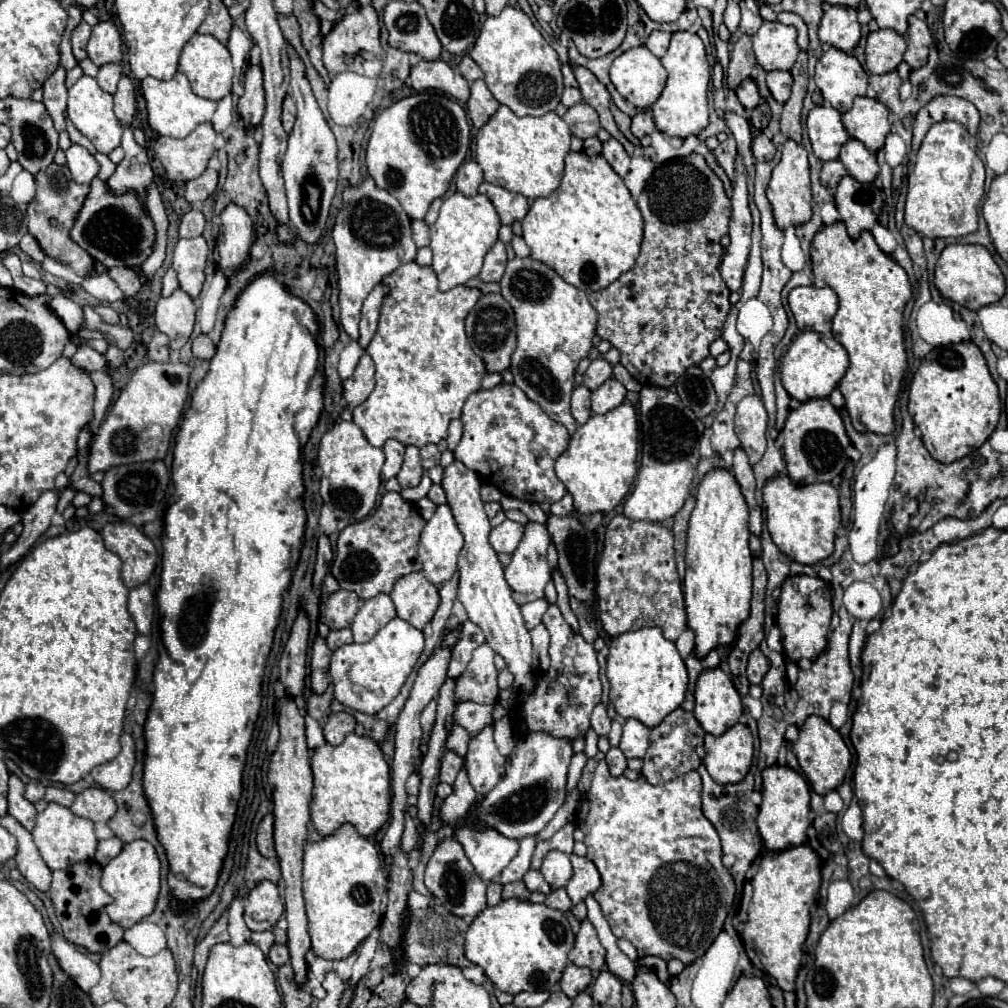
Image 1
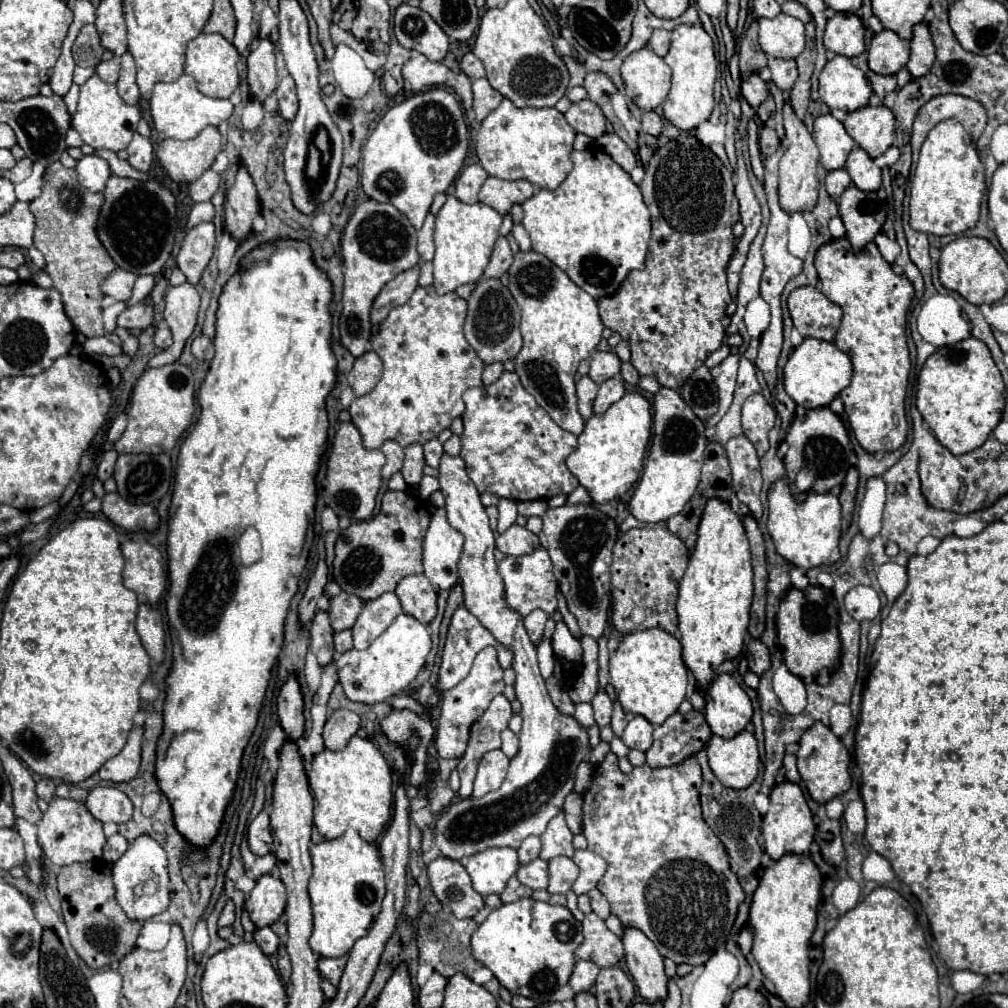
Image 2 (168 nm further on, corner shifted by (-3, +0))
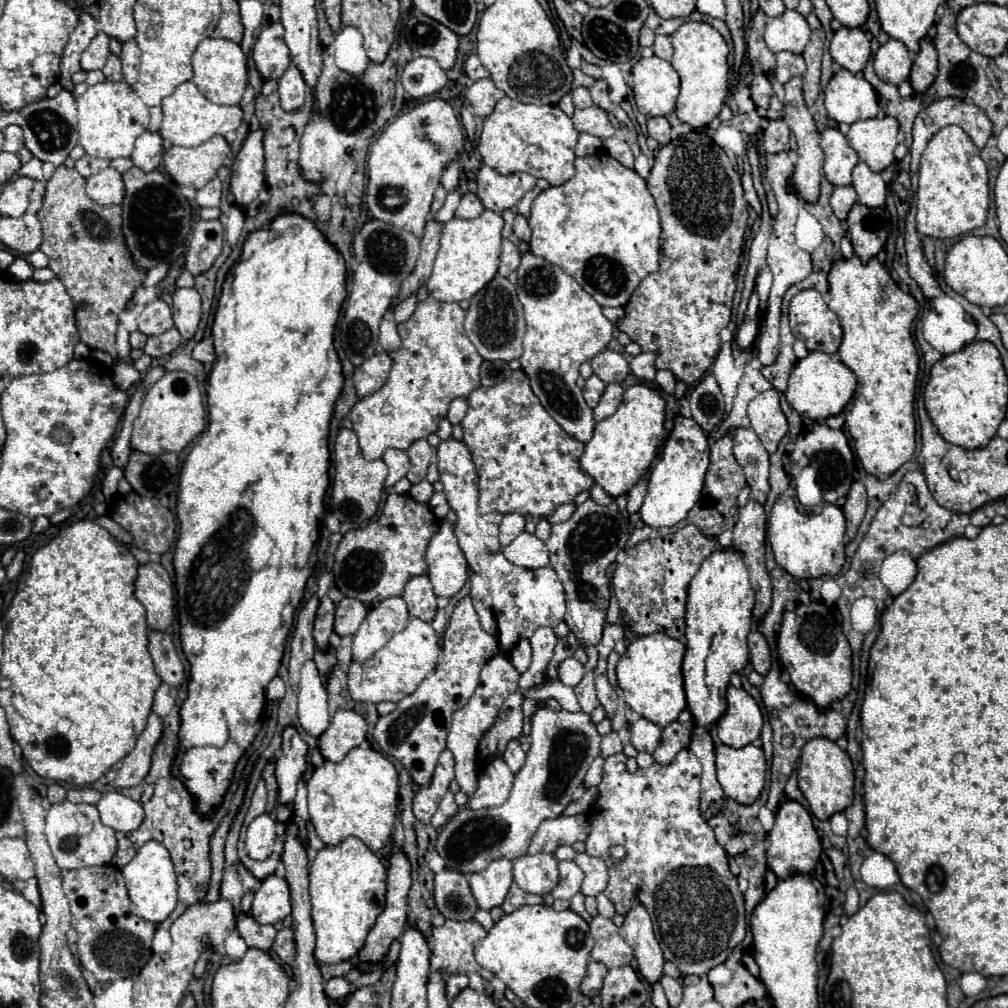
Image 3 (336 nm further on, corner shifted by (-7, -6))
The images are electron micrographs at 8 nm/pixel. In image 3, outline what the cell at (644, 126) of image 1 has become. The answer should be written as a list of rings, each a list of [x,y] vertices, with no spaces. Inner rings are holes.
[[[648,118],[648,134],[658,140],[660,144],[666,144],[670,140],[670,124],[666,118]]]

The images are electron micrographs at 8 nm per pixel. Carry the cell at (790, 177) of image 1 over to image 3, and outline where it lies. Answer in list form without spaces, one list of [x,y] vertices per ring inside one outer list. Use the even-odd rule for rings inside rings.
[[[792,78],[786,86],[786,100],[784,100],[784,122],[792,130],[796,138],[796,152],[798,152],[798,162],[794,166],[792,176],[788,176],[788,192],[796,192],[806,204],[814,204],[820,198],[820,180],[822,180],[822,164],[824,164],[824,150],[818,144],[818,132],[814,126],[814,120],[810,112],[806,110],[804,98],[802,98],[802,80]]]

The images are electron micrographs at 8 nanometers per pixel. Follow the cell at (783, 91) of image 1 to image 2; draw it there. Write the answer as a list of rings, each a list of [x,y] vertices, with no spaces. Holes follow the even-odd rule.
[[[770,58],[768,62],[768,68],[772,72],[772,82],[788,92],[792,88],[792,84],[796,82],[798,78],[798,70],[796,70],[796,62],[794,60],[782,60],[782,58]]]

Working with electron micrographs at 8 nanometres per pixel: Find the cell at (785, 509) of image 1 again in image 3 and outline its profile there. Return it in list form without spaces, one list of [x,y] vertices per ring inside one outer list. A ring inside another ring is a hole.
[[[782,494],[770,514],[768,522],[768,540],[772,544],[776,562],[798,578],[816,578],[816,576],[836,576],[844,566],[844,532],[846,518],[842,508],[836,504],[826,504],[820,514],[802,514],[796,508],[794,498]]]

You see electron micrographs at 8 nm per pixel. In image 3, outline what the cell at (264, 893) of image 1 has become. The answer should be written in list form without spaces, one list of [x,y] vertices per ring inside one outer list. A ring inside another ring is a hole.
[[[276,874],[264,878],[254,892],[252,916],[258,924],[276,924],[290,914],[288,882]]]

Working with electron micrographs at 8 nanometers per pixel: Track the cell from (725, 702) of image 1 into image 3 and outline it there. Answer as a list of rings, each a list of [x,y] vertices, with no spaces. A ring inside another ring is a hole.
[[[728,686],[726,702],[726,712],[716,720],[718,740],[734,748],[750,744],[758,738],[764,722],[756,700],[744,688]]]

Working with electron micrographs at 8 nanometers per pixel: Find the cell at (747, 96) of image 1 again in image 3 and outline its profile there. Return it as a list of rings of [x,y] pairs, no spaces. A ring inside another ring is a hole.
[[[756,74],[750,84],[750,98],[756,104],[756,108],[768,108],[772,98],[772,86],[764,74]]]

